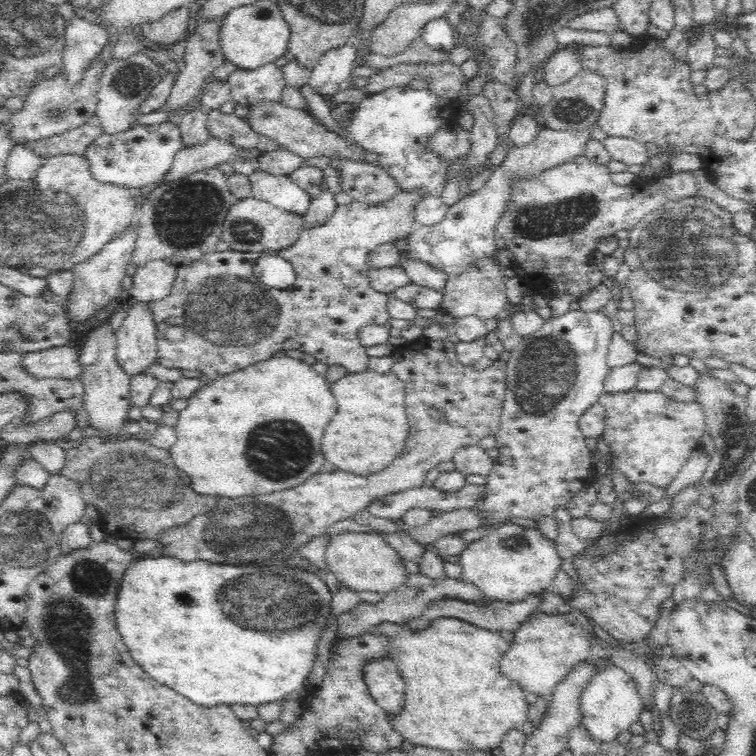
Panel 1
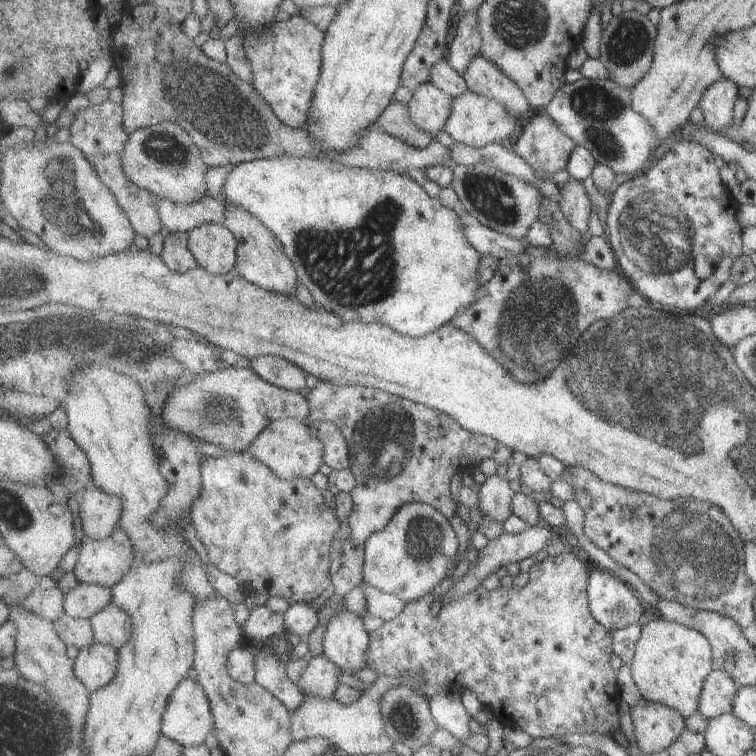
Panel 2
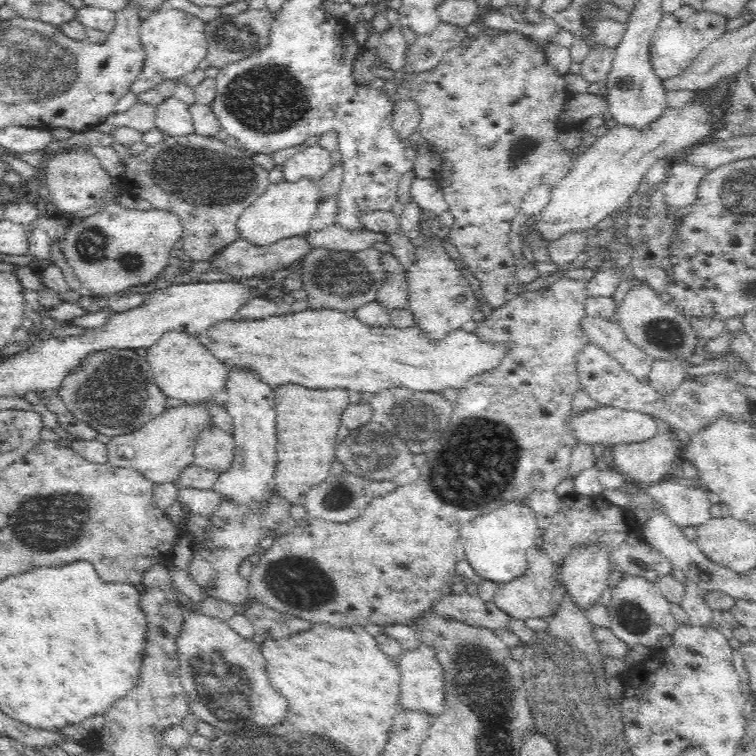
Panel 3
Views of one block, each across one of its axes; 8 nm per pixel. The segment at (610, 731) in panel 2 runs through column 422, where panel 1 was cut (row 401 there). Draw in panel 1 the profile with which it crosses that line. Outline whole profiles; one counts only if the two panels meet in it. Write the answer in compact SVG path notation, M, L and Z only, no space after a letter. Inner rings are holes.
M635 387L627 392L605 393L600 396L599 404L604 406L607 413L602 446L609 456L611 466L624 473L632 483L648 482L654 486L668 487L706 434L704 412L695 401L675 402L661 391L648 392Z

